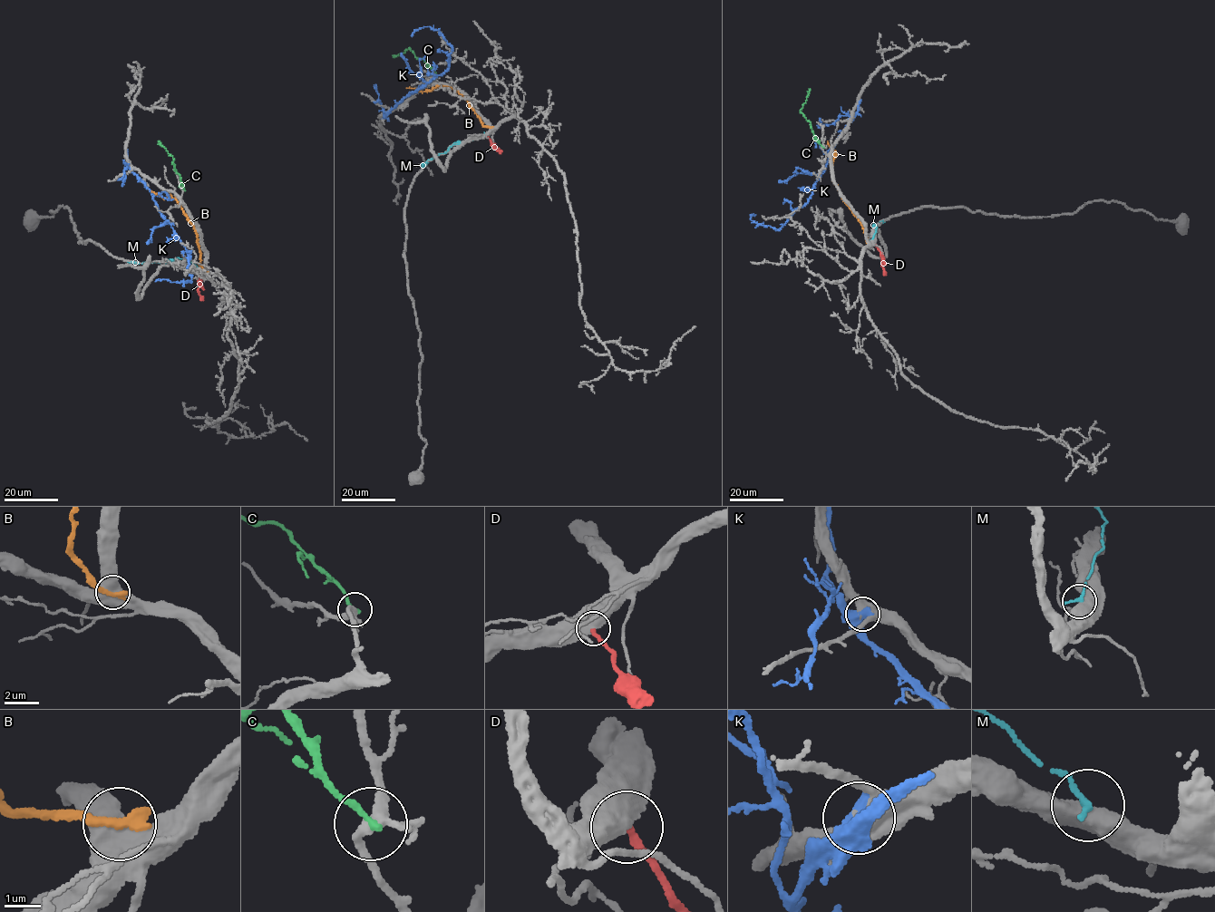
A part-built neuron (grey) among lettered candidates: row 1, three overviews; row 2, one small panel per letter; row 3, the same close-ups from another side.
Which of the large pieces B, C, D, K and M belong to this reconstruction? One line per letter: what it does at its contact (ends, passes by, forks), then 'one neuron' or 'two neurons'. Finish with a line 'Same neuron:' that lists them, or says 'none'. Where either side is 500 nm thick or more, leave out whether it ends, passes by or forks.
B: two neurons
C: it ends; two neurons
D: two neurons
K: it passes by; two neurons
M: two neurons
Same neuron: none

